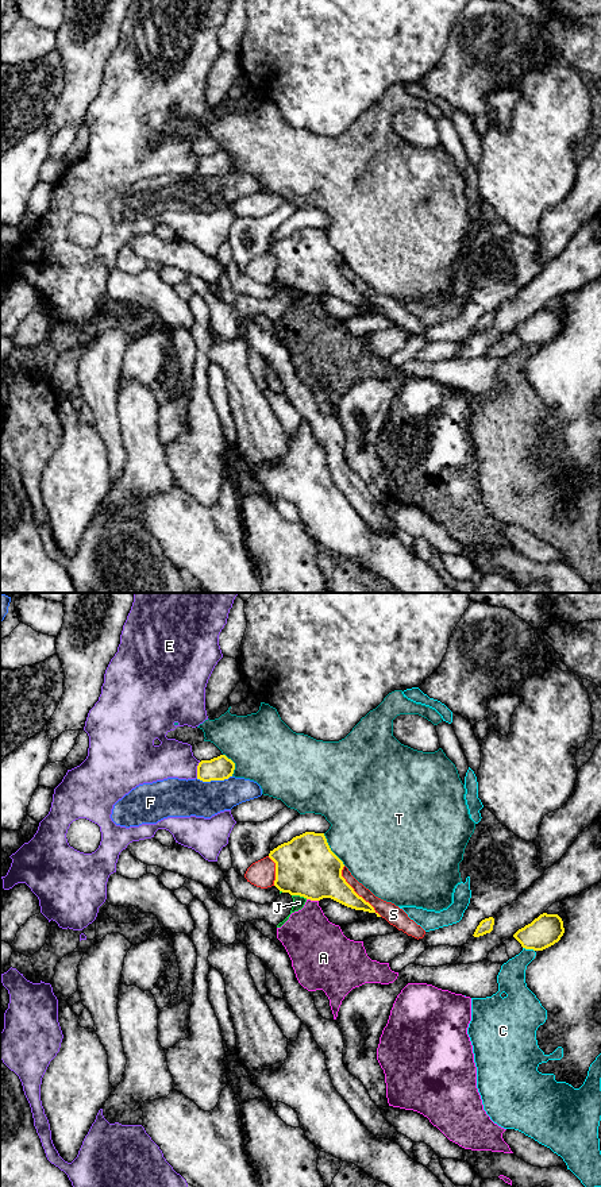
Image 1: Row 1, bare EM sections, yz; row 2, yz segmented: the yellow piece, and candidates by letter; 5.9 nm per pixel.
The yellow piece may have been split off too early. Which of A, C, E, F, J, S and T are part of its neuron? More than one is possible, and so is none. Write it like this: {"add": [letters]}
{"add": []}

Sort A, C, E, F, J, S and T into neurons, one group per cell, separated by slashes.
A J / C / E / F / S / T

